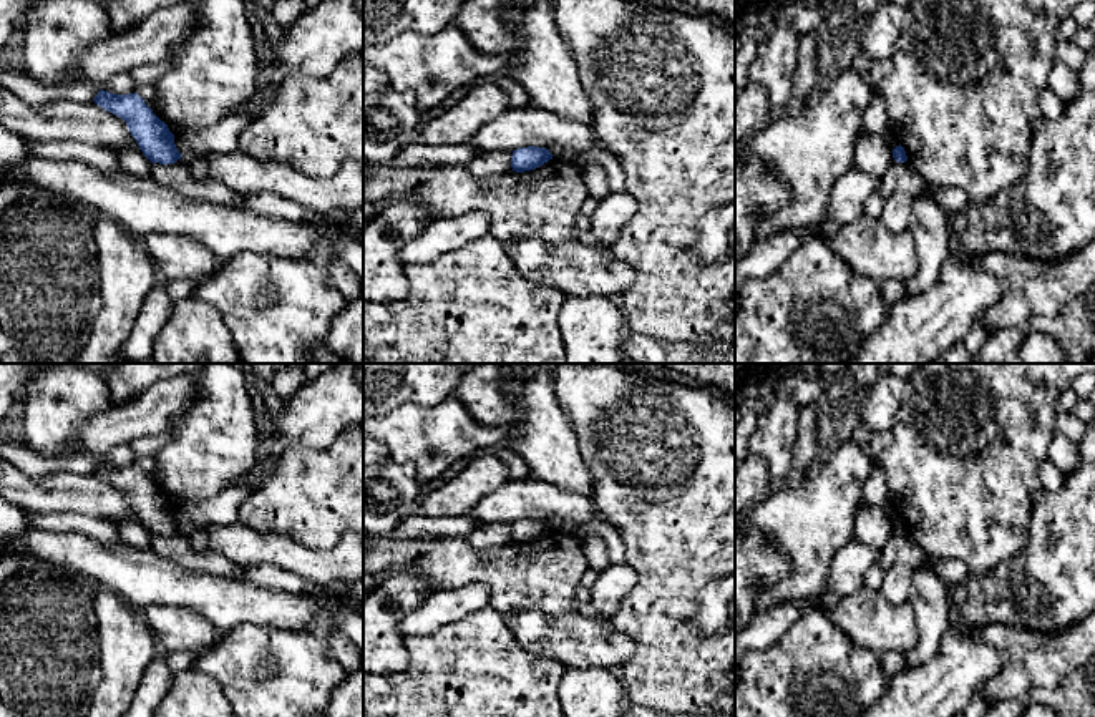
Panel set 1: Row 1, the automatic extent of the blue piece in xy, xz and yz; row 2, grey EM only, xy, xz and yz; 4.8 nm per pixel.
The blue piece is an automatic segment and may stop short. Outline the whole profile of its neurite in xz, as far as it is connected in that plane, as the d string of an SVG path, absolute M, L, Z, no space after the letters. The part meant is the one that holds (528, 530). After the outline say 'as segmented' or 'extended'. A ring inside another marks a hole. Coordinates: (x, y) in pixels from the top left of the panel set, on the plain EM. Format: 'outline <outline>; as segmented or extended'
outline M528 518L513 523L511 539L516 544L536 541L552 531L552 526L546 519Z; as segmented

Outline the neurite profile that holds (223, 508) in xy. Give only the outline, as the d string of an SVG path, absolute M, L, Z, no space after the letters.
M244 483L231 485L216 496L174 506L174 516L184 529L201 528L207 523L239 523L239 508L252 493L254 490Z

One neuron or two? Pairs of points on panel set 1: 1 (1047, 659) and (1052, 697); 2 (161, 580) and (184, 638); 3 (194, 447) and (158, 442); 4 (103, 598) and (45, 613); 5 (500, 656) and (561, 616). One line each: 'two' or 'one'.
1: two
2: two
3: two
4: two
5: two

